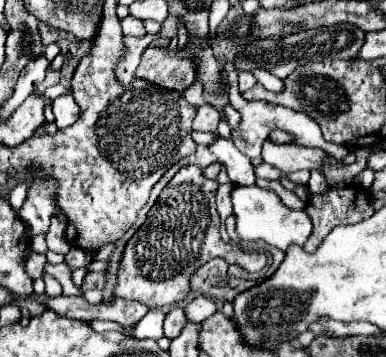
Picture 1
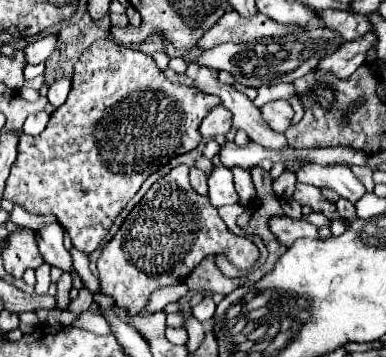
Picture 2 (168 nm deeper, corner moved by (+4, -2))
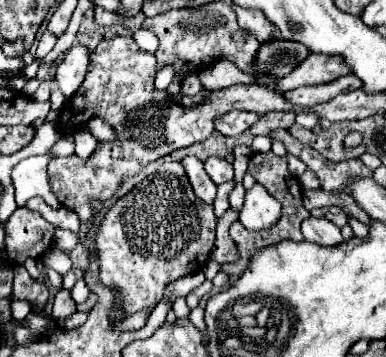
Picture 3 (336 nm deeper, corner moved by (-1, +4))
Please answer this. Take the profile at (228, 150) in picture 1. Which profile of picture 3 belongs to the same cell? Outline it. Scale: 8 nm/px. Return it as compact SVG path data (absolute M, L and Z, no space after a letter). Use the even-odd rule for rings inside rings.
M254 184L246 190L244 206L240 210L240 222L248 230L270 228L280 218L280 204L264 190L262 184Z

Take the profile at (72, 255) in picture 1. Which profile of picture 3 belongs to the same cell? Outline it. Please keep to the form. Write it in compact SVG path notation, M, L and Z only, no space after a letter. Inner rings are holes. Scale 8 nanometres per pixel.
M66 288L58 290L58 294L54 296L54 310L52 310L52 316L54 316L56 320L62 320L62 318L70 316L74 310L76 310L76 302L72 300L70 290L66 290Z

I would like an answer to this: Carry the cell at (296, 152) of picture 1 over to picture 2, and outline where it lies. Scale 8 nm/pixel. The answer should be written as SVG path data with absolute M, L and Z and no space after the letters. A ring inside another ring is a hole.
M311 164L297 172L297 180L317 188L329 188L351 204L355 204L365 194L365 186L355 178L355 174L347 166Z

